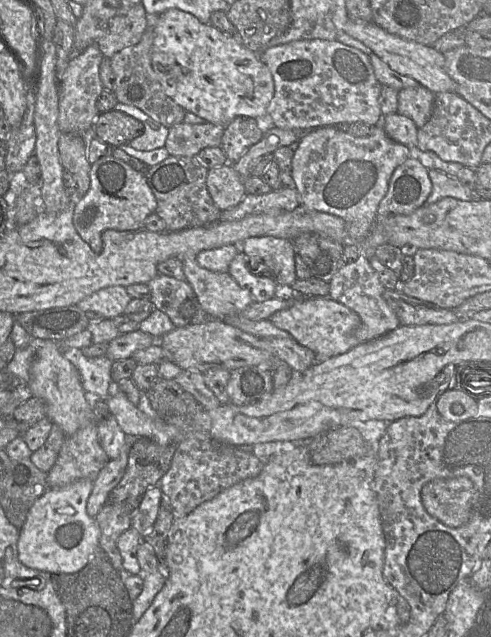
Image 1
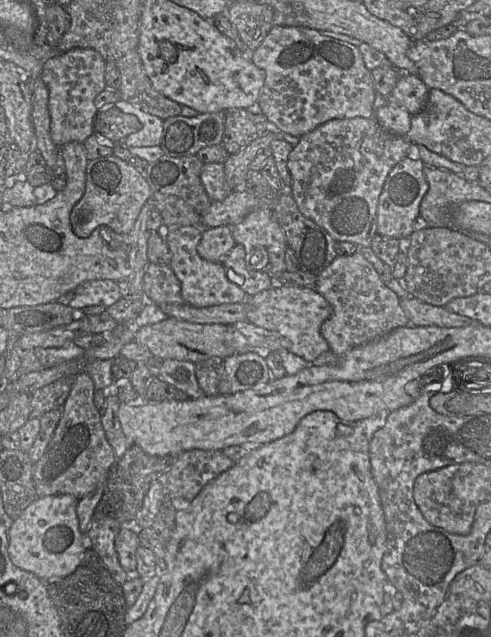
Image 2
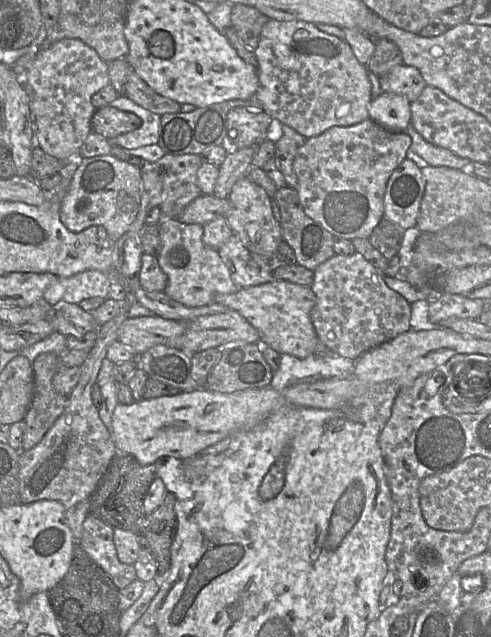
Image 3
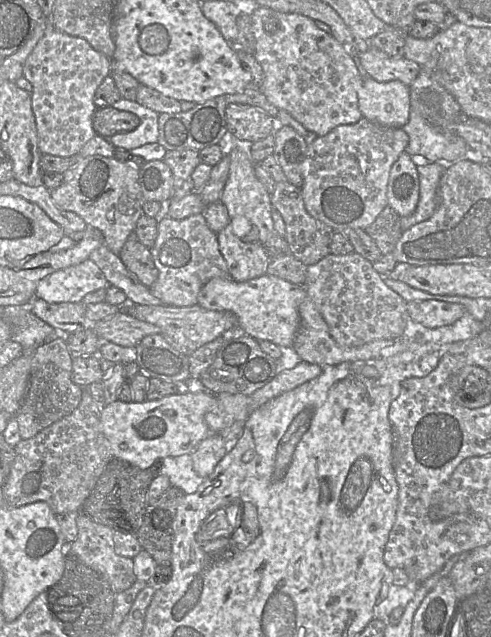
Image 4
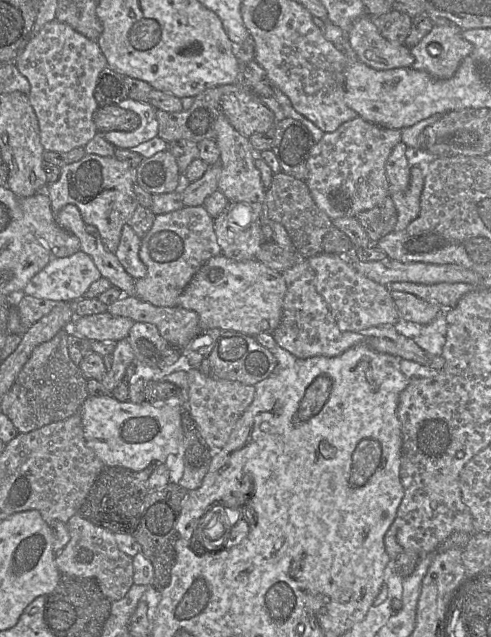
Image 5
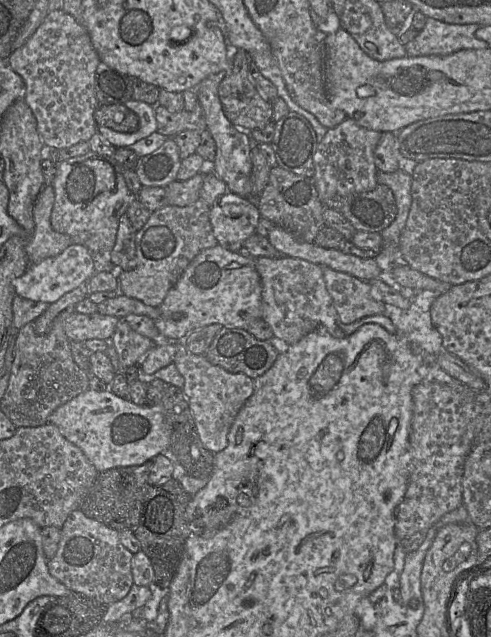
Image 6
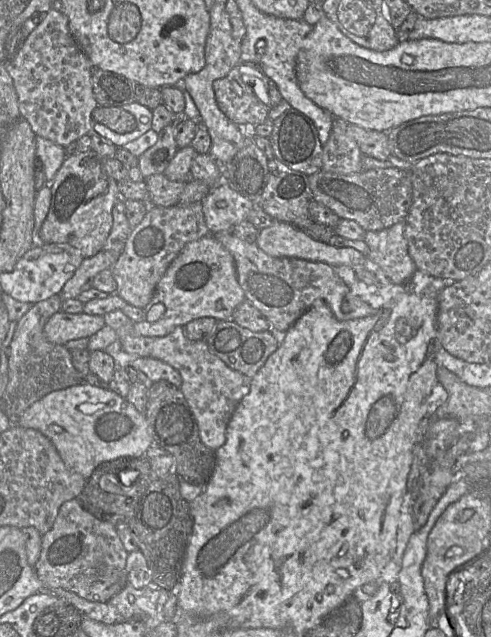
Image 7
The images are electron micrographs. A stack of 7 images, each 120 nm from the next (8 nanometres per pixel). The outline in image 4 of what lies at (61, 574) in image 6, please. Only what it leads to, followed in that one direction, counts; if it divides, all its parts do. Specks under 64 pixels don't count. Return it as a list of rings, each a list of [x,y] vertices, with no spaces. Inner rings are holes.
[[[78,514],[76,524],[77,536],[72,543],[66,545],[66,554],[68,556],[75,557],[87,567],[101,574],[109,583],[112,591],[115,594],[129,589],[137,580],[134,574],[134,561],[132,558],[127,558],[116,554],[114,550],[113,531],[107,526],[93,522],[82,514]]]

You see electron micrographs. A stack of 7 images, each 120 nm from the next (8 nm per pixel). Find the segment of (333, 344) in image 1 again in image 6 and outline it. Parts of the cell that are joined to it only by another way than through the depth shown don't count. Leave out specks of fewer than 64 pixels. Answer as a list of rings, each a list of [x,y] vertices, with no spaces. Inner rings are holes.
[[[218,244],[213,248],[202,250],[189,263],[159,306],[160,317],[154,320],[154,323],[160,337],[165,341],[183,341],[193,330],[211,324],[245,330],[250,322],[261,318],[261,294],[261,279],[256,270],[254,258],[244,252],[231,252]]]

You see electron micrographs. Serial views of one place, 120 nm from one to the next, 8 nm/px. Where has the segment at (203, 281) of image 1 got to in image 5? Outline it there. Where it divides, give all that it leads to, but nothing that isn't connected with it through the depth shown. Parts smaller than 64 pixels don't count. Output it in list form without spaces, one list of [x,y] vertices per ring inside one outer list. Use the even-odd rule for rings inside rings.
[[[203,205],[184,206],[156,215],[151,229],[141,239],[139,257],[147,268],[147,274],[135,280],[136,296],[157,307],[177,306],[179,296],[199,268],[210,258],[222,254],[213,221]]]

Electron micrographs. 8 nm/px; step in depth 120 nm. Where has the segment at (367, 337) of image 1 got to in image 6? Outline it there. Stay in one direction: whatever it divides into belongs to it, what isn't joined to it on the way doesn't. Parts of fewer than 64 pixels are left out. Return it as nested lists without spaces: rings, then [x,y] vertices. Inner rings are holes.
[[[323,267],[323,275],[342,323],[351,324],[367,316],[384,315],[385,303],[373,299],[369,282],[328,267]]]

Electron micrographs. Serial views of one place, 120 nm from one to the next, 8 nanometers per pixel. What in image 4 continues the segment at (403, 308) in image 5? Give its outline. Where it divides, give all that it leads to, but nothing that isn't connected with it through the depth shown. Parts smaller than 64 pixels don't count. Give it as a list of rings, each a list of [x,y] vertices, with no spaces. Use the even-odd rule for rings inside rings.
[[[437,300],[410,301],[406,308],[411,320],[429,329],[452,325],[466,313],[460,304]]]

